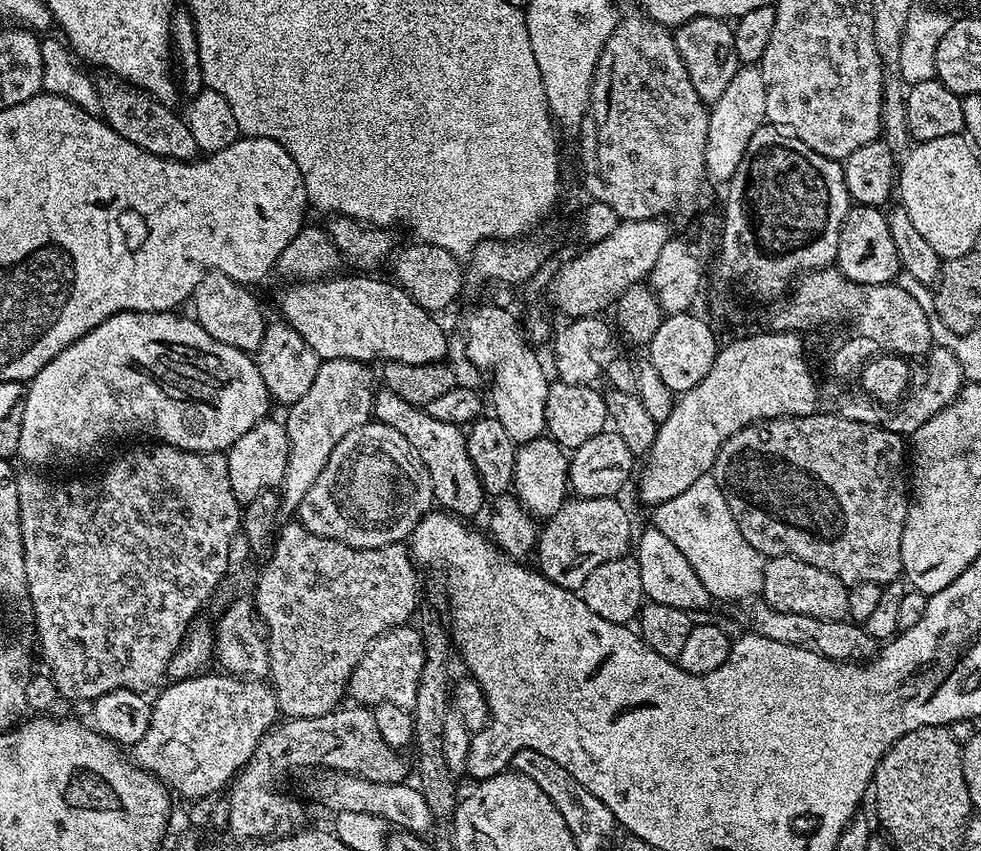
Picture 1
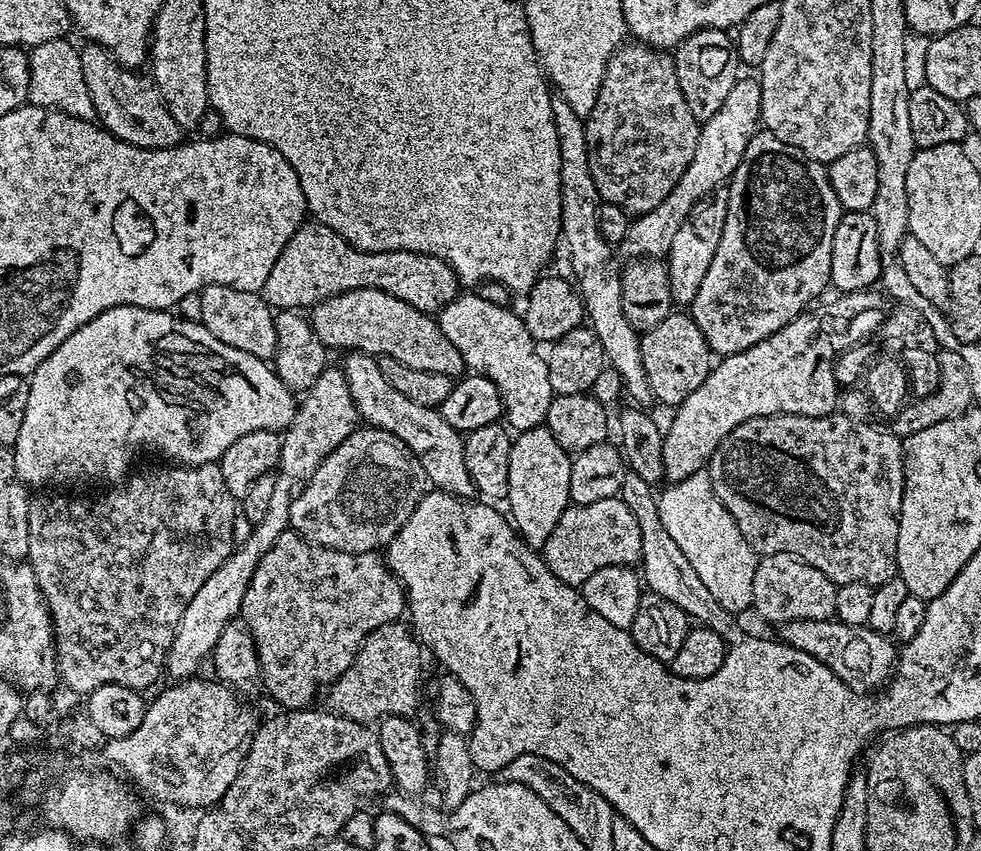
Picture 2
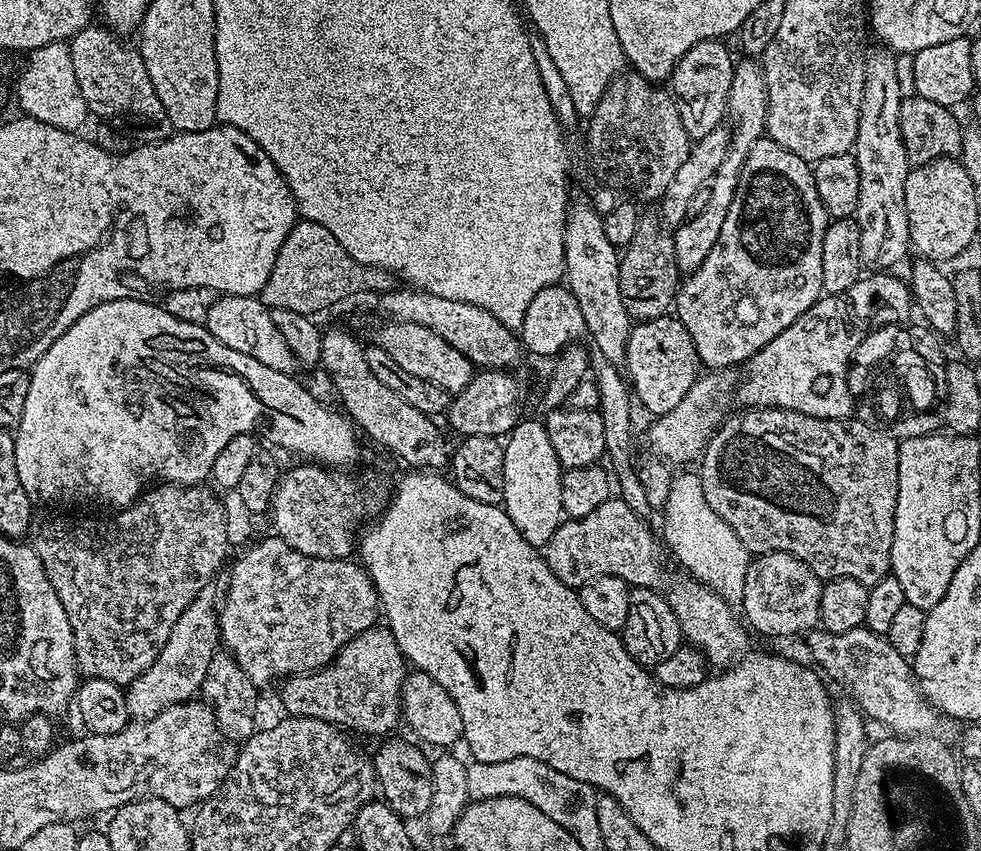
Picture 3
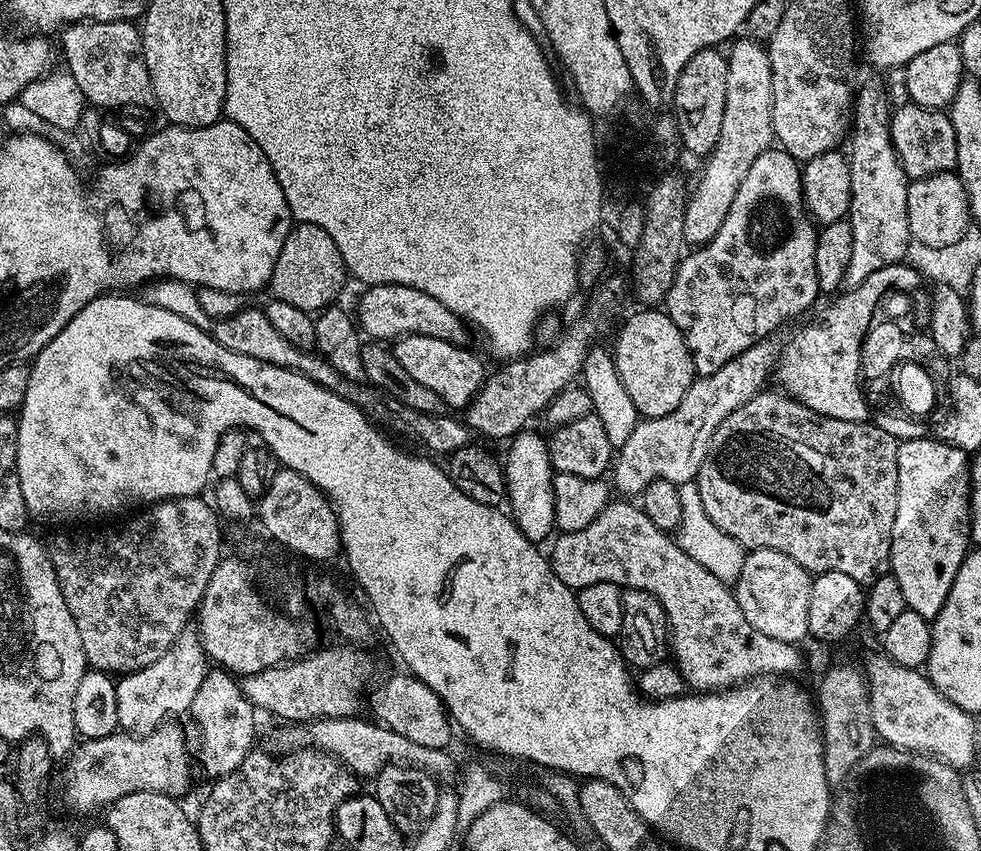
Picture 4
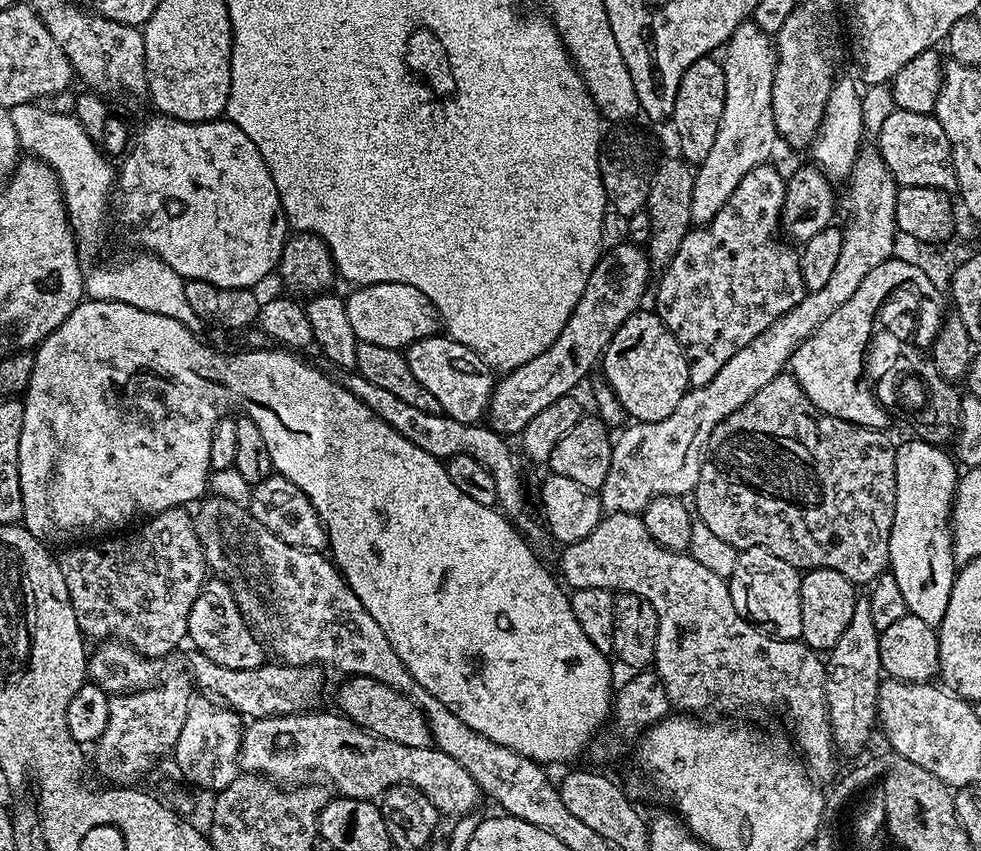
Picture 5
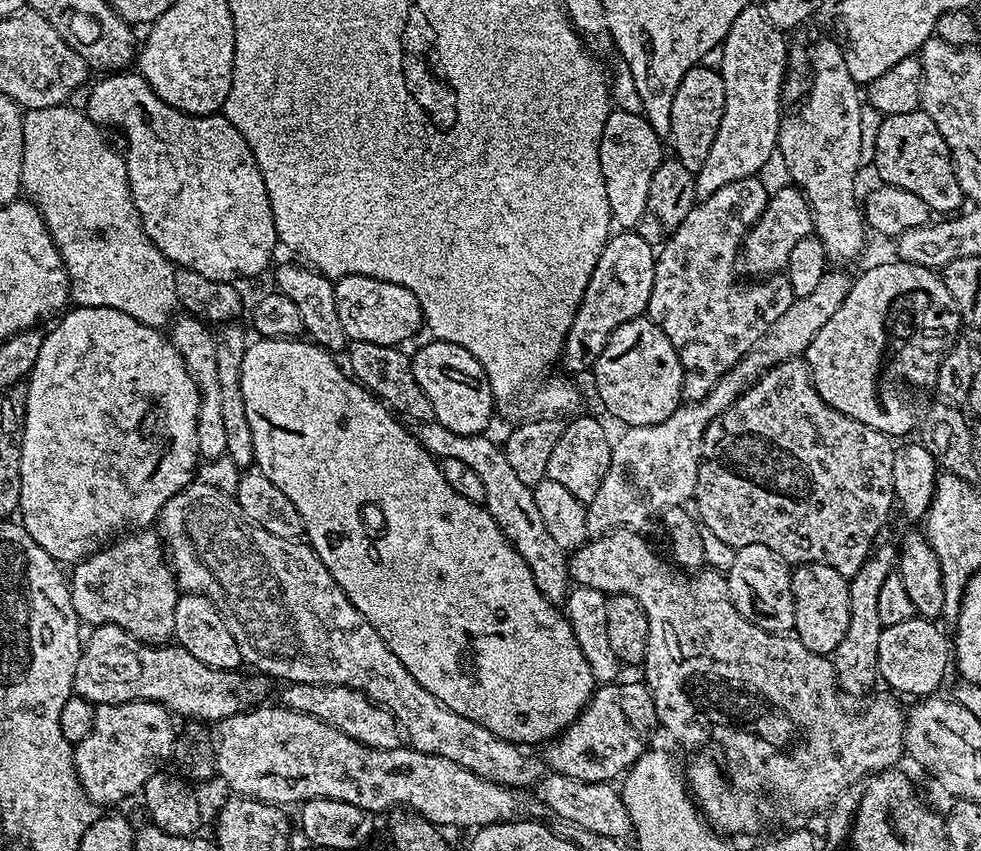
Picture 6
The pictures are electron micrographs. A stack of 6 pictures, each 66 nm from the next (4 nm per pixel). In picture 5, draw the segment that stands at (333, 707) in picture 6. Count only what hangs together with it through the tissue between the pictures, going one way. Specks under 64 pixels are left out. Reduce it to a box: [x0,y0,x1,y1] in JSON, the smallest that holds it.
[335,676,432,748]

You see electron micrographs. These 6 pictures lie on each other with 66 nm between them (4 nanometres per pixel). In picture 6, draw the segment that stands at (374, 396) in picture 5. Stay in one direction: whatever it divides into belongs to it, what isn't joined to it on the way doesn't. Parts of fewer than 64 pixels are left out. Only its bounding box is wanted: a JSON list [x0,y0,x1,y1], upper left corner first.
[414,418,570,601]

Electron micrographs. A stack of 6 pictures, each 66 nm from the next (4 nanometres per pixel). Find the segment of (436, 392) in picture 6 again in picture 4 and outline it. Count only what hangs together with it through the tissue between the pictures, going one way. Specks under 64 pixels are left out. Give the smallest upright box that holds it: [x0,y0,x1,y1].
[391,336,486,410]

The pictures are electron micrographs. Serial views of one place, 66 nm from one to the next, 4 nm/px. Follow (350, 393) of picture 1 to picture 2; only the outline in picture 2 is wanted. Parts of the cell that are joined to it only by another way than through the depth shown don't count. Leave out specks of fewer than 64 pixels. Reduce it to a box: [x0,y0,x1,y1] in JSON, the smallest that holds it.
[164,366,358,682]

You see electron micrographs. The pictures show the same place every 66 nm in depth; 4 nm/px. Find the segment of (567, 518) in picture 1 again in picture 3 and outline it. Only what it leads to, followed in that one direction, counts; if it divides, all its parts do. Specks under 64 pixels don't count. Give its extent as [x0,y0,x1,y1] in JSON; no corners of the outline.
[542,498,749,669]

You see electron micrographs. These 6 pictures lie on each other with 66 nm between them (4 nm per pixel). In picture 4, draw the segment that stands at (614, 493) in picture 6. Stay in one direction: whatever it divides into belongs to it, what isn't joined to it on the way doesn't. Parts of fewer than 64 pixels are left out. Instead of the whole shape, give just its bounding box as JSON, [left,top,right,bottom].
[610,85,910,498]

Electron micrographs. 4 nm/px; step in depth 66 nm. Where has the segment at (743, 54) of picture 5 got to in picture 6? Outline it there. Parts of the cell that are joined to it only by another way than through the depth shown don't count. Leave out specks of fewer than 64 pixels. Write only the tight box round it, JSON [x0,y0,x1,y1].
[695,6,790,198]

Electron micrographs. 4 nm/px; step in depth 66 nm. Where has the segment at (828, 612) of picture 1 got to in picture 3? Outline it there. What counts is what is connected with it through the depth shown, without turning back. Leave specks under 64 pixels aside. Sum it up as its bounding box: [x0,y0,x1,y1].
[740,552,823,636]

